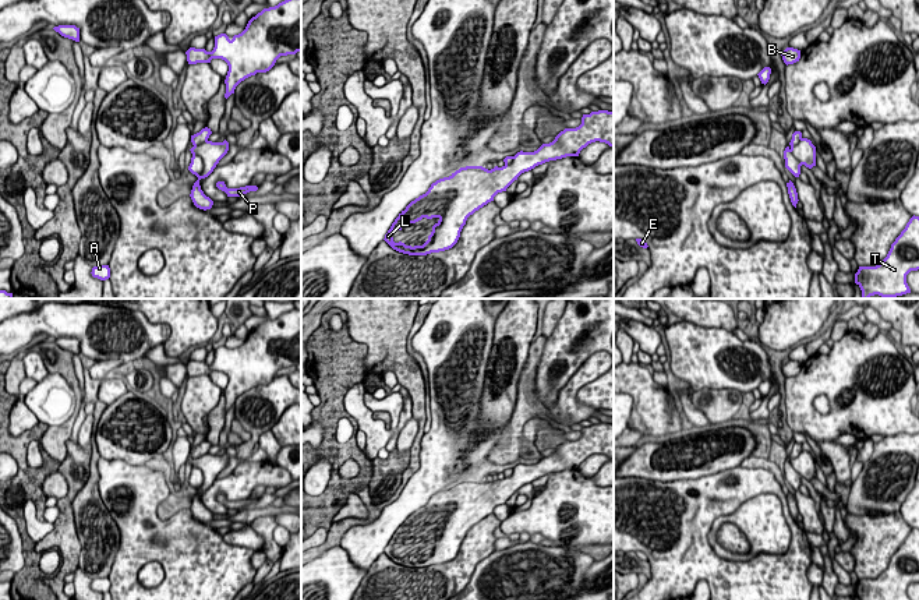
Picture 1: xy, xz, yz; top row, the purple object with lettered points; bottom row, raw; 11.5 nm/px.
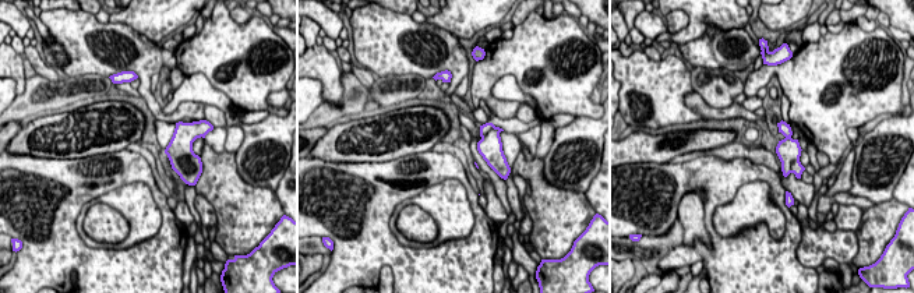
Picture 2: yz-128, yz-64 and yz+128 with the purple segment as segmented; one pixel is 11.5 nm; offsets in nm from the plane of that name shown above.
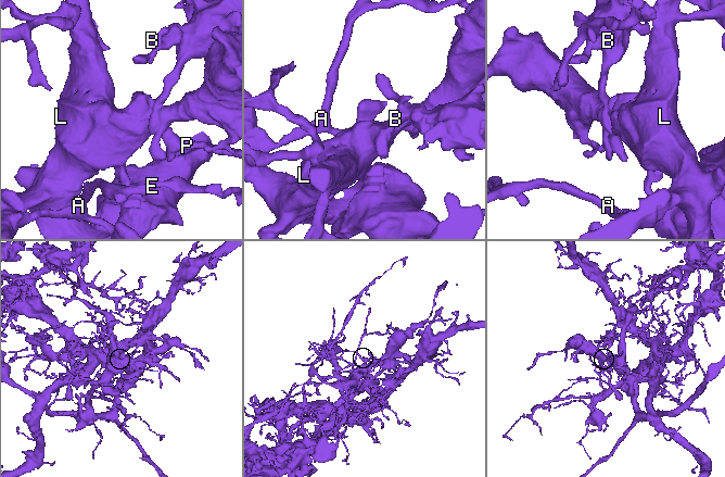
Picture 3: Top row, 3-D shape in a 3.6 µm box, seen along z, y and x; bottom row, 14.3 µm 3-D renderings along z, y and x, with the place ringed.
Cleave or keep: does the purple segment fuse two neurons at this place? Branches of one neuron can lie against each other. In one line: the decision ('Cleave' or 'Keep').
Cleave

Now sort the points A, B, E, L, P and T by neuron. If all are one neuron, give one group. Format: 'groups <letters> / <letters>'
groups A E L P T / B

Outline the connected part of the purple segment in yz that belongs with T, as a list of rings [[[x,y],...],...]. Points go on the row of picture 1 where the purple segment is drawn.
[[[912,216],[905,229],[891,244],[887,257],[876,267],[859,267],[855,273],[855,283],[862,290],[862,299],[879,294],[881,297],[897,297],[911,293],[906,275],[919,269],[919,216]]]

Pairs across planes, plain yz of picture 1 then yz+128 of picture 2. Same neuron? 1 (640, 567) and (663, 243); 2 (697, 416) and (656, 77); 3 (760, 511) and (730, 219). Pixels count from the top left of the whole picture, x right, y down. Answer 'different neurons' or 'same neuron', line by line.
1: same neuron
2: different neurons
3: same neuron

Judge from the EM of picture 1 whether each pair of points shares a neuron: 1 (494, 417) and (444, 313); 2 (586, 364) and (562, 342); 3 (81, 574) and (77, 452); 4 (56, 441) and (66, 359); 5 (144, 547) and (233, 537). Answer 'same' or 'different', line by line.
1: different
2: same
3: different
4: same
5: different

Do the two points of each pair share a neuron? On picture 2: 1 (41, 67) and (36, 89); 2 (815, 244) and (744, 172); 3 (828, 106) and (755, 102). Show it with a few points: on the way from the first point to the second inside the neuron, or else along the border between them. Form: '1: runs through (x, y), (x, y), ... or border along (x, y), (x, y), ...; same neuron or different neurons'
1: border along (34, 71), (52, 81), (57, 81); different neurons
2: border along (801, 228), (797, 258), (803, 264); different neurons
3: border along (755, 94), (747, 98); different neurons

